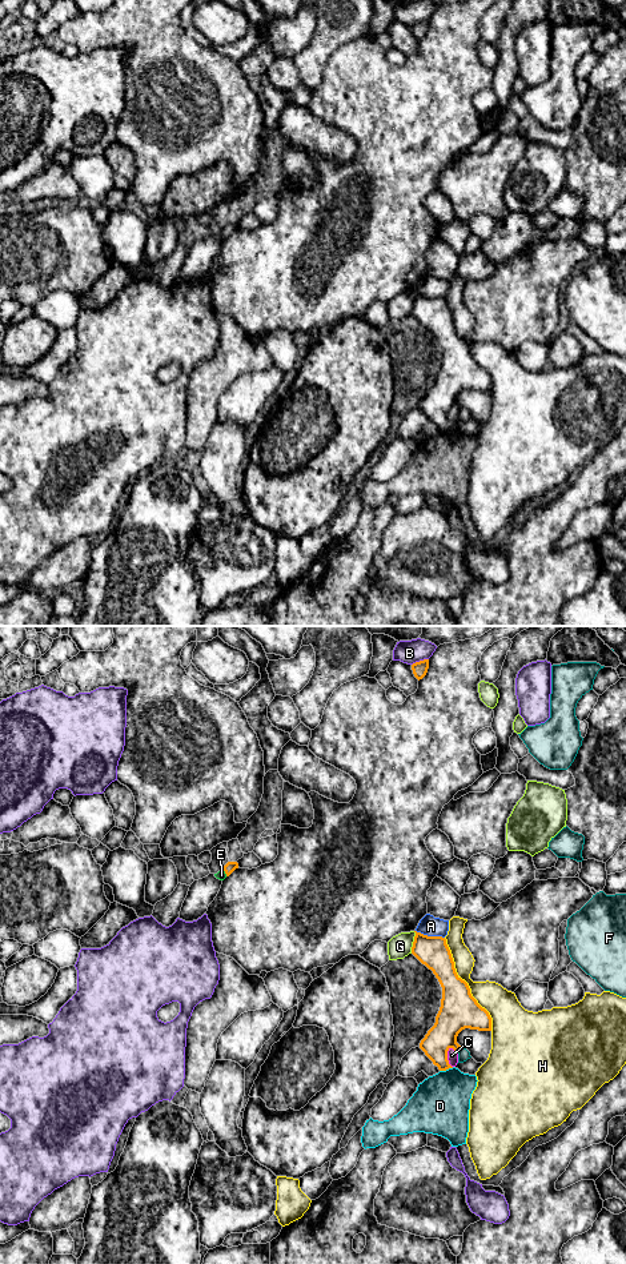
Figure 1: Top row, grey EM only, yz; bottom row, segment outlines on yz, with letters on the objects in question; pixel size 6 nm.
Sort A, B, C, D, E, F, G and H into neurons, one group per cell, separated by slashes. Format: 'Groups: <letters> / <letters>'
Groups: A F / B / C / D / E / G / H

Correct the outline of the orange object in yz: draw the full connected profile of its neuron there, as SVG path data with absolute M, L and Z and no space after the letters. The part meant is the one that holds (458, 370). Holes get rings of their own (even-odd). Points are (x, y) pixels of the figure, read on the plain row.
M416 293L412 314L433 332L442 348L441 368L434 386L420 404L420 409L440 432L453 429L448 412L460 412L458 394L465 390L491 392L491 378L471 357L470 349L454 329L446 300Z

